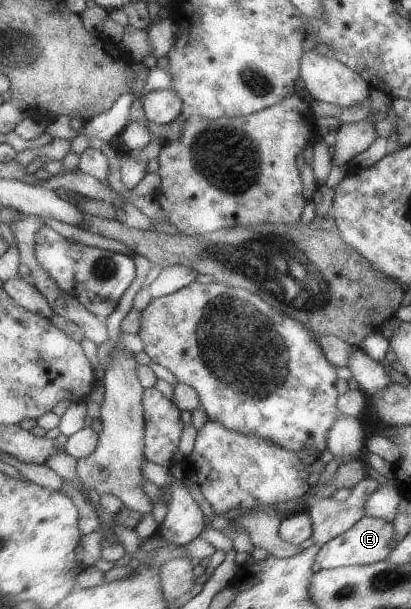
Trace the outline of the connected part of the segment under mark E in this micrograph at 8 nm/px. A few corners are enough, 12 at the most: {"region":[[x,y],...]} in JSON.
{"region":[[364,515],[325,543],[322,570],[388,560],[392,522]]}

